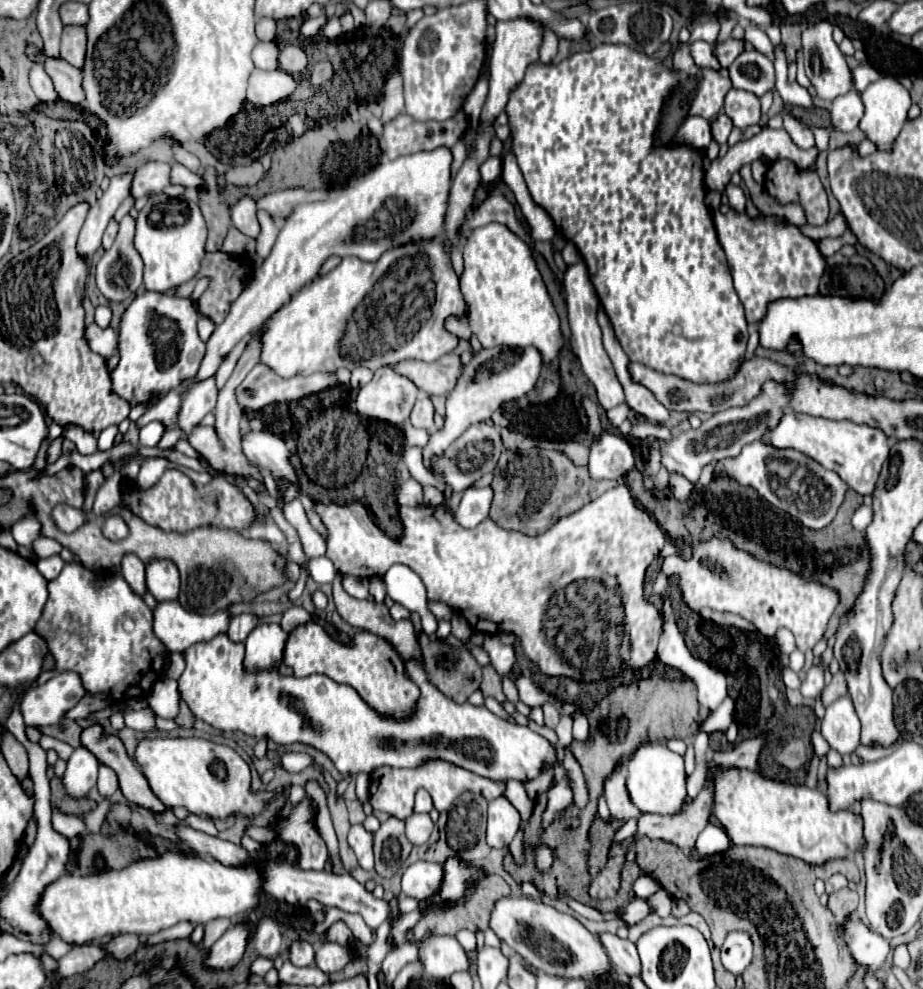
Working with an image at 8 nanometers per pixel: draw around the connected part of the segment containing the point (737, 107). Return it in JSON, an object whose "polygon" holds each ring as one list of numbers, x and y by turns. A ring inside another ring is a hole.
{"polygon":[[731,89,725,97,725,113,735,127,757,125,761,119,761,99,749,91]]}

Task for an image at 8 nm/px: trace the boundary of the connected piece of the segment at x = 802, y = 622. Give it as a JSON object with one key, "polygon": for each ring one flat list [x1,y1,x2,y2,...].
{"polygon":[[713,537,709,541,697,541,693,545,689,559,685,559,681,555,667,557,663,571,679,577,683,601,693,611,699,611,701,607,711,607,715,611,729,611,729,613,741,615,743,619,753,623,757,627,757,631,765,637,773,637,777,633,777,629,785,627,795,635,797,647,801,651,813,649,823,639,823,635,827,631,827,623,839,603,837,591,833,591,831,587,825,587,823,583,817,583,817,579,805,579,803,575,785,571,785,567,775,567,771,563,765,563,765,561,749,555,747,551,739,551,737,547,733,547,733,543,729,543,729,539,719,539,719,537]]}

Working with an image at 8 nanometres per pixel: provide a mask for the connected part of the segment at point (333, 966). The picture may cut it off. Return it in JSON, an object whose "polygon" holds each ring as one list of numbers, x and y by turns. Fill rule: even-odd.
{"polygon":[[323,943,315,951,315,965,325,973,341,971,351,959,349,947,343,947,339,943]]}

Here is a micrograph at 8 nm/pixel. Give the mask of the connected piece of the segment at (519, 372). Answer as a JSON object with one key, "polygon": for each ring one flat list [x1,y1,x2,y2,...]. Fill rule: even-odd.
{"polygon":[[491,347,477,353,461,371,457,385,447,395,445,403,445,425,443,429,435,429,429,433,429,441,423,447,423,463,429,471,433,471,433,457,441,457,449,445,459,439,465,429,479,421,489,421,491,415,505,403,513,399,525,397,533,387,541,371,541,355,537,349,505,349,505,347]]}

